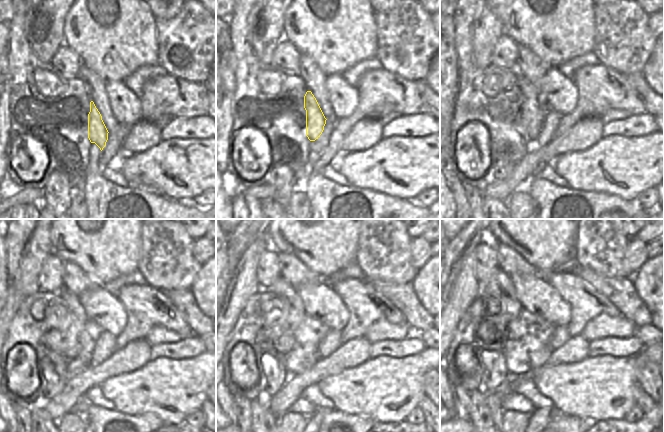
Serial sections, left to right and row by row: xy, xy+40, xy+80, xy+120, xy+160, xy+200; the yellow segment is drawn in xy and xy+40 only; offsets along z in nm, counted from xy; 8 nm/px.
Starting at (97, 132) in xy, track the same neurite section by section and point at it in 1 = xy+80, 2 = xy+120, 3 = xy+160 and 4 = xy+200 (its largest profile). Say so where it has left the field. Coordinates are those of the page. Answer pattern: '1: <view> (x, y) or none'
1: xy+80 (531, 118)
2: xy+120 (63, 329)
3: xy+160 (282, 333)
4: xy+200 (500, 289)

